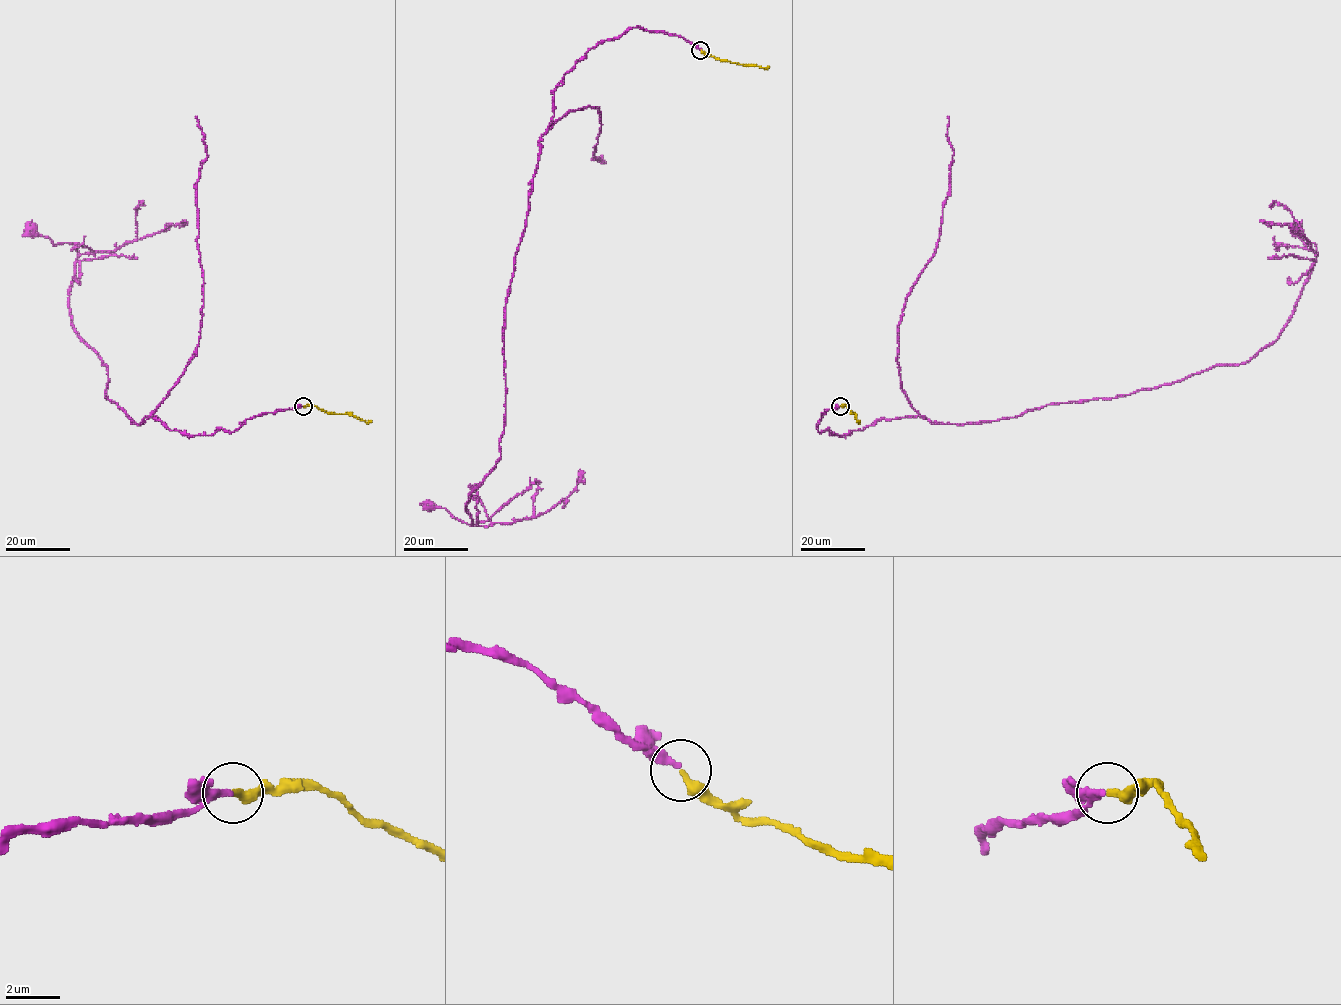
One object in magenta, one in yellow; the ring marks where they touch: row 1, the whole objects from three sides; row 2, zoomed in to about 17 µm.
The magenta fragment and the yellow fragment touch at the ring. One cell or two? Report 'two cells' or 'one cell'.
one cell

